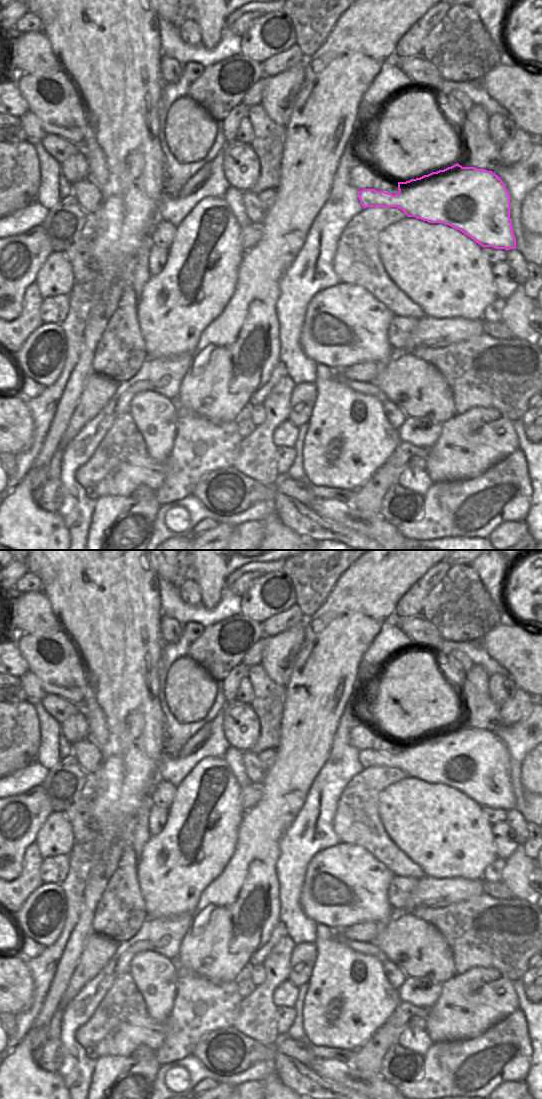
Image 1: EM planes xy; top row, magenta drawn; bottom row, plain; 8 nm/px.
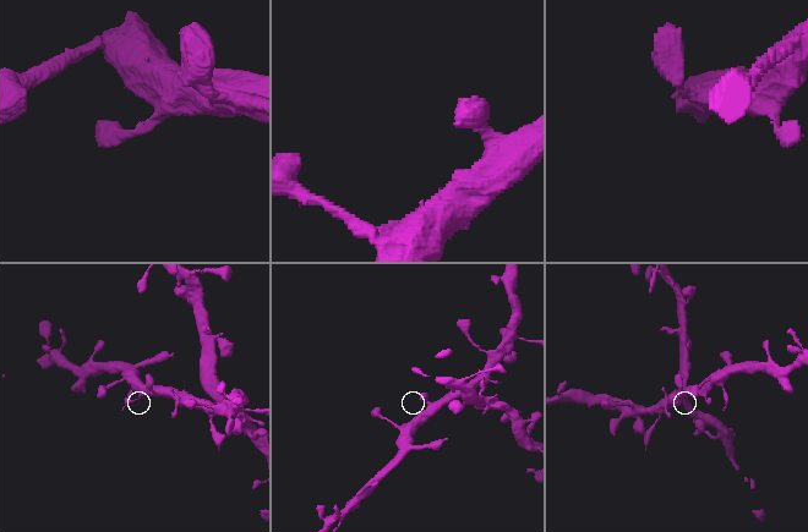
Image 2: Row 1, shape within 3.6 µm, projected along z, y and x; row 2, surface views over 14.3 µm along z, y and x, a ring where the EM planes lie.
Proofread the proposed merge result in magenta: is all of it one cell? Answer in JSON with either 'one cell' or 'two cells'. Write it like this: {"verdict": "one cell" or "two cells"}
{"verdict": "one cell"}

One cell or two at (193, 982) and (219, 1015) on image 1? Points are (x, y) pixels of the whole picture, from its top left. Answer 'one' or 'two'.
one

